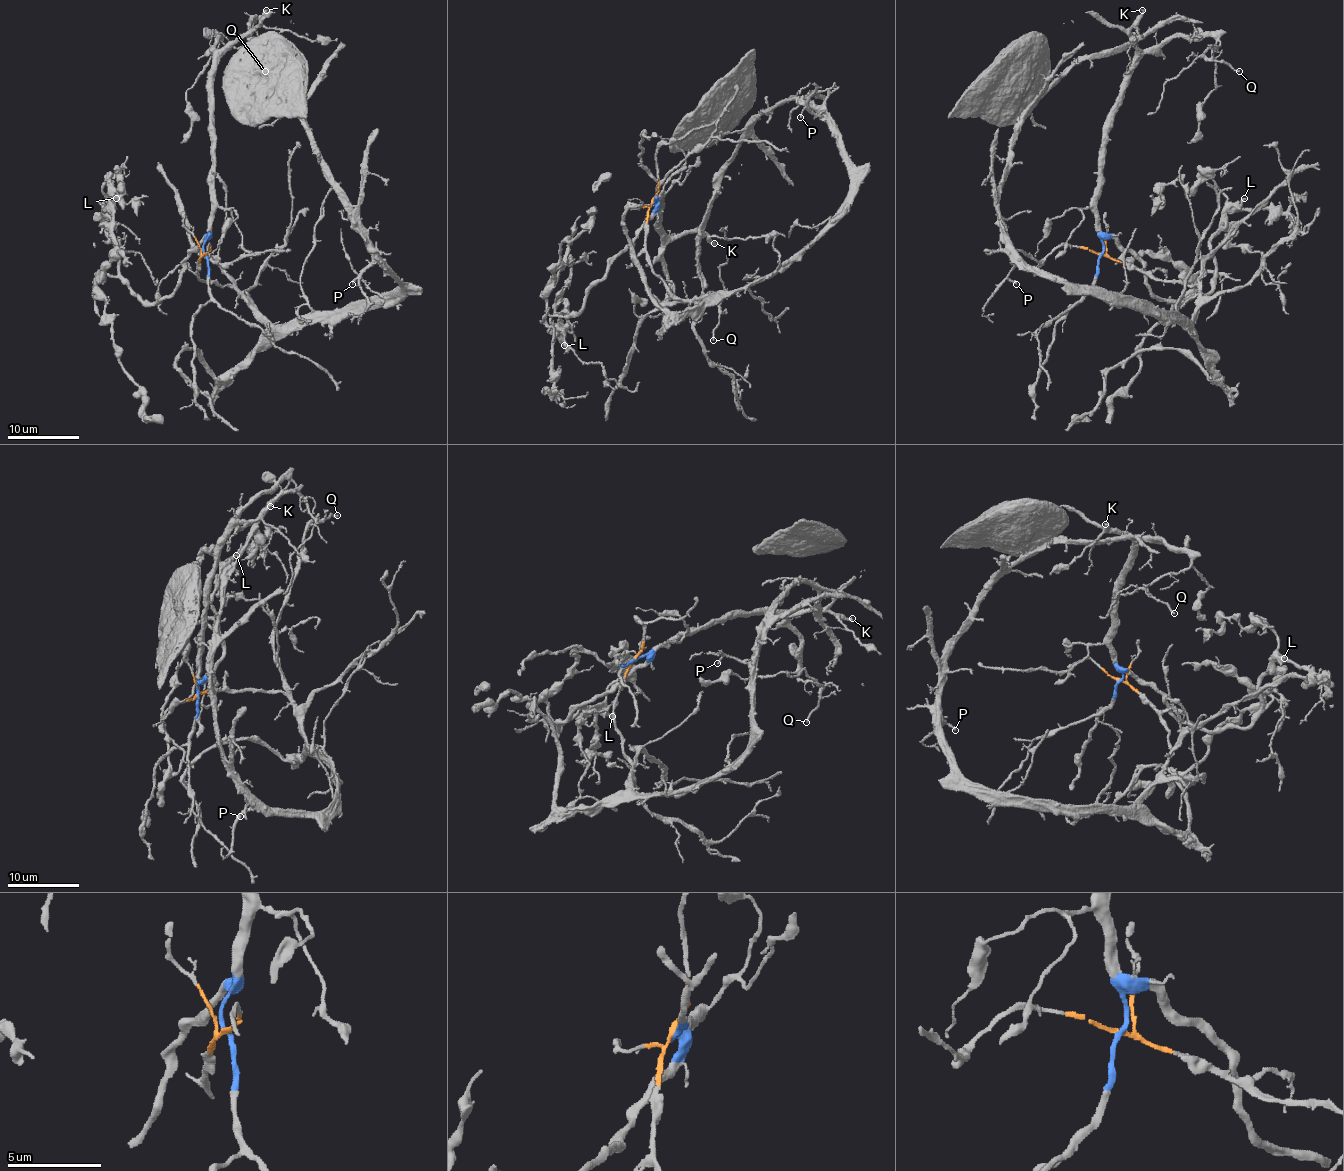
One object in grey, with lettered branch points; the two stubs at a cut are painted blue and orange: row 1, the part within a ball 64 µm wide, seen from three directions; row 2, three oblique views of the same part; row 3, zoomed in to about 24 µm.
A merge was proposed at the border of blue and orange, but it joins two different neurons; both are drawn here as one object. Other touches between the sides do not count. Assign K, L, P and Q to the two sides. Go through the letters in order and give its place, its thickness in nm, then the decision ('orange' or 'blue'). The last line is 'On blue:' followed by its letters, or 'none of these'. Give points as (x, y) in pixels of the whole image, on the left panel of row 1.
K: (266, 10) | 280 nm | blue
L: (116, 198) | 200 nm | blue
P: (352, 284) | 190 nm | orange
Q: (265, 71) | 140 nm | blue
On blue: K, L, Q

